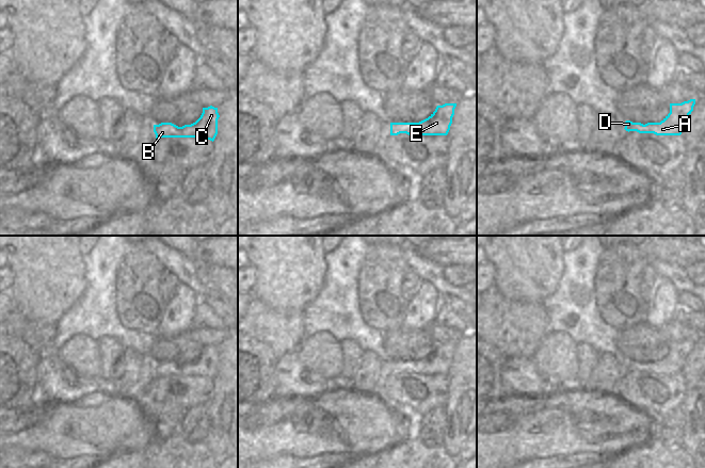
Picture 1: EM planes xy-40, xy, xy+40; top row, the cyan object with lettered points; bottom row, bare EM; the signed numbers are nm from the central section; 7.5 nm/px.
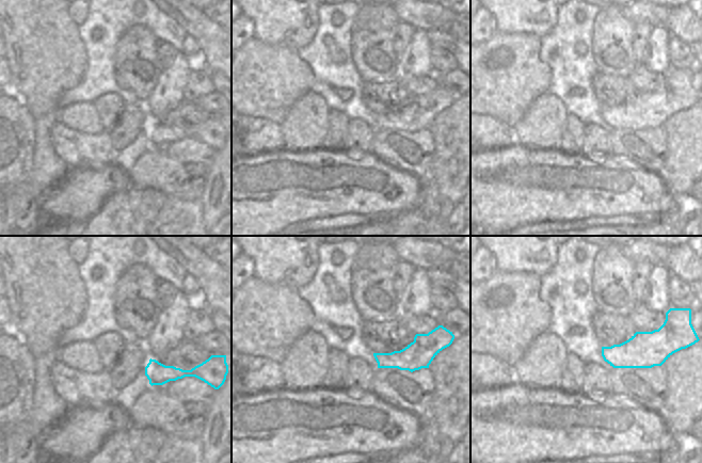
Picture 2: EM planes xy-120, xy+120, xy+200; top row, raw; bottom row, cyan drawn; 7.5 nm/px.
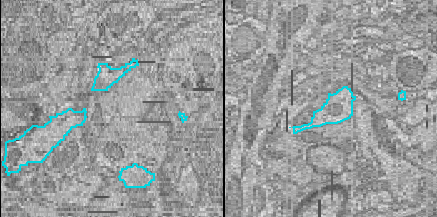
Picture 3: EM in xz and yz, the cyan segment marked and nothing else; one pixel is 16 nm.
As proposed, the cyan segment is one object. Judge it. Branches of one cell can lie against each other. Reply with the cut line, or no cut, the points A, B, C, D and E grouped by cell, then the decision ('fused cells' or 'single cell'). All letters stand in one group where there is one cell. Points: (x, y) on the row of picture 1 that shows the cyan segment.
no cut | A B C D E | single cell

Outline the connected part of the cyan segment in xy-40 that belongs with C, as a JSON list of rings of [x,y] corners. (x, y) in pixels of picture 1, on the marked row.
[[[212,106],[203,108],[201,117],[191,125],[178,127],[172,123],[154,125],[156,139],[159,138],[204,138],[214,141],[218,134],[218,108]]]

